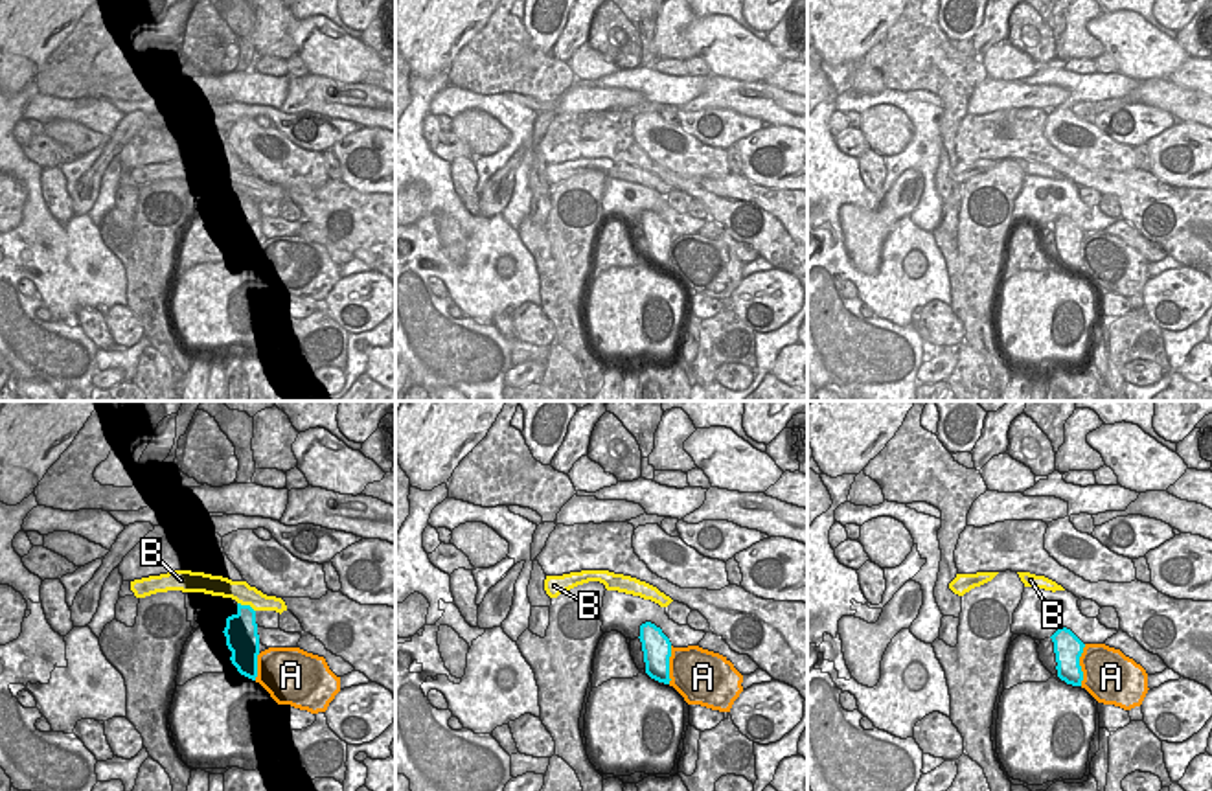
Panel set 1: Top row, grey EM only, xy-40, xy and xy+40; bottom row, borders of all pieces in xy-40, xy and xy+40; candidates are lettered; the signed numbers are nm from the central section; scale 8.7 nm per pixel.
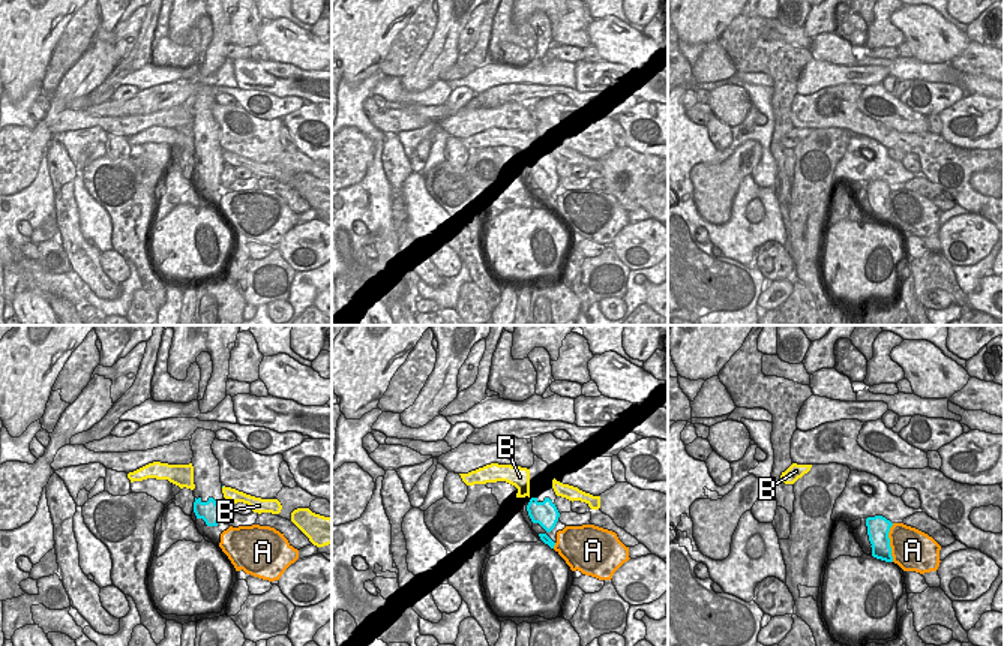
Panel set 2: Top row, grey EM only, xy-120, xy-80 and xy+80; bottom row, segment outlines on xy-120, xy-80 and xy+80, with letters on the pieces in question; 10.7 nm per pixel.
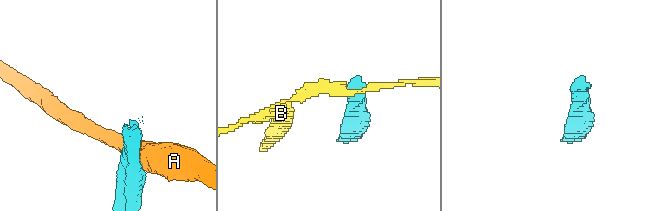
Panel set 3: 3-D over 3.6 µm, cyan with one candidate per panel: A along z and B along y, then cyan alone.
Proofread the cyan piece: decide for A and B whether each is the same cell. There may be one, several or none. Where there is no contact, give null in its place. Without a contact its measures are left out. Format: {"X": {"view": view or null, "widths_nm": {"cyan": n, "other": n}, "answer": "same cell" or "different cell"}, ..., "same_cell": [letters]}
{"A": {"view": "xy+40", "widths_nm": {"cyan": 240, "other": 420}, "answer": "different cell"}, "B": {"view": "xy-40", "widths_nm": {"cyan": 280, "other": 190}, "answer": "different cell"}, "same_cell": []}

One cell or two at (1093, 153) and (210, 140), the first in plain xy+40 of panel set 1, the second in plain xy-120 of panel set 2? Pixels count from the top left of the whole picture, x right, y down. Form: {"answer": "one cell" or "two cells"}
{"answer": "two cells"}

